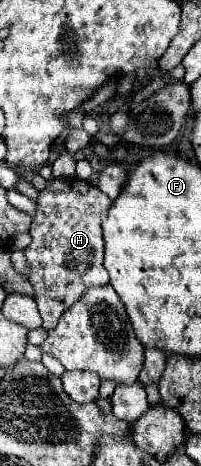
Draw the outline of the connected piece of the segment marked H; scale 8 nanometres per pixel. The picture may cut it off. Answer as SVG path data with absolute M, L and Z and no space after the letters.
M52 179L38 193L36 213L30 225L32 243L24 249L24 257L30 269L28 281L34 287L34 299L46 331L56 327L60 315L76 303L88 287L108 285L108 271L102 265L102 217L110 209L110 203L112 199L96 185L80 179Z

